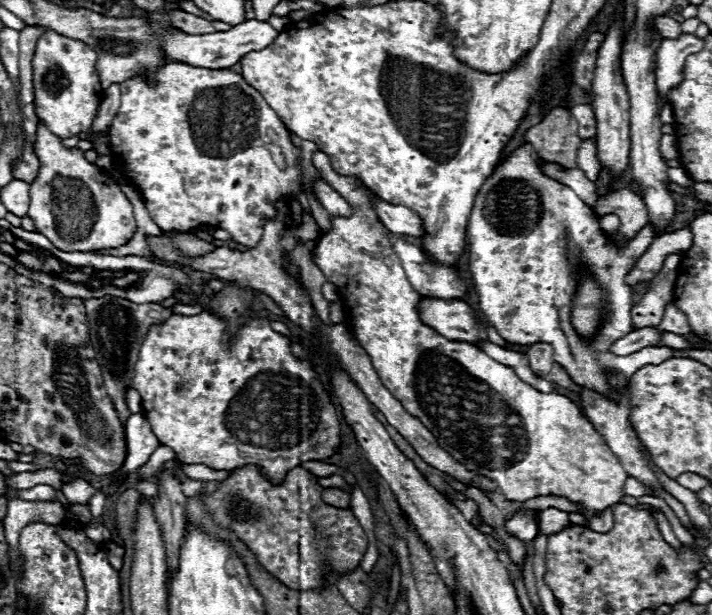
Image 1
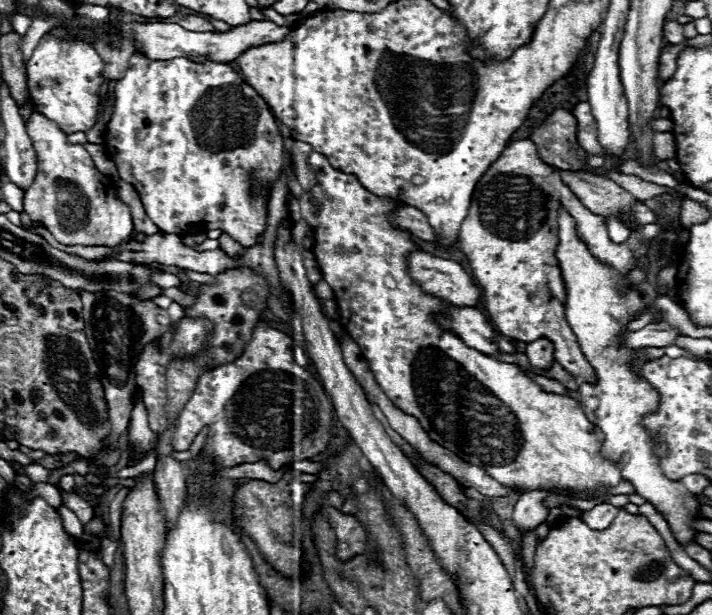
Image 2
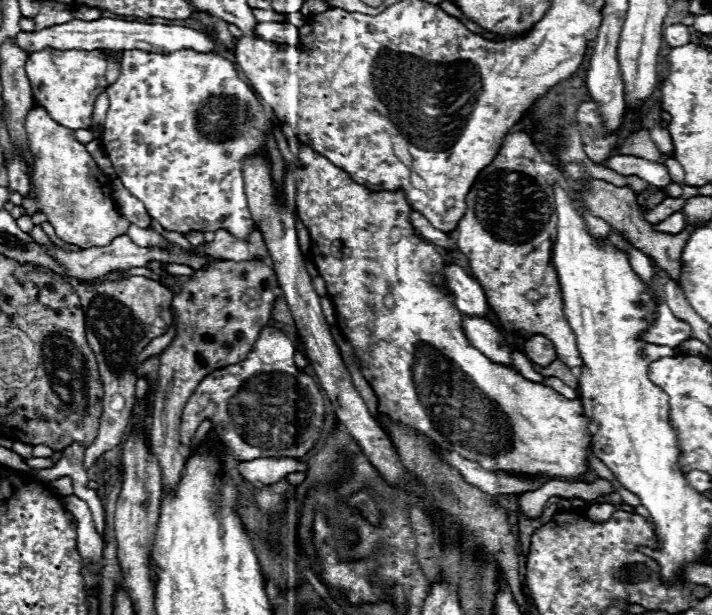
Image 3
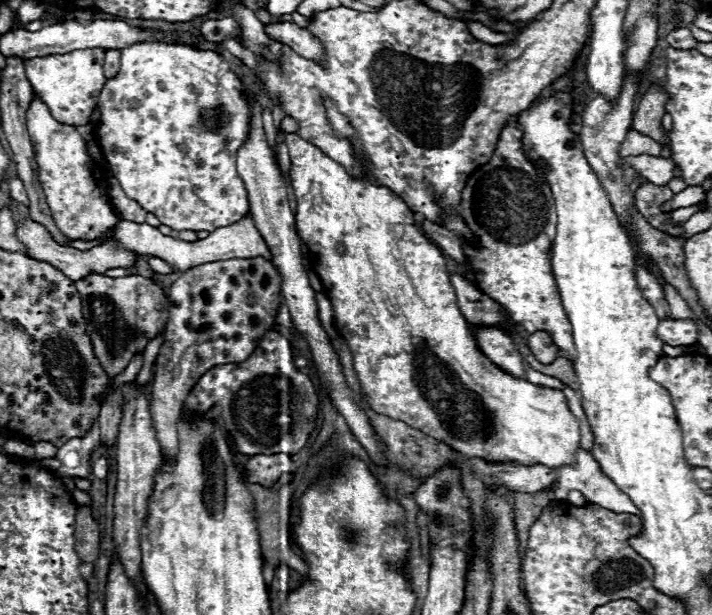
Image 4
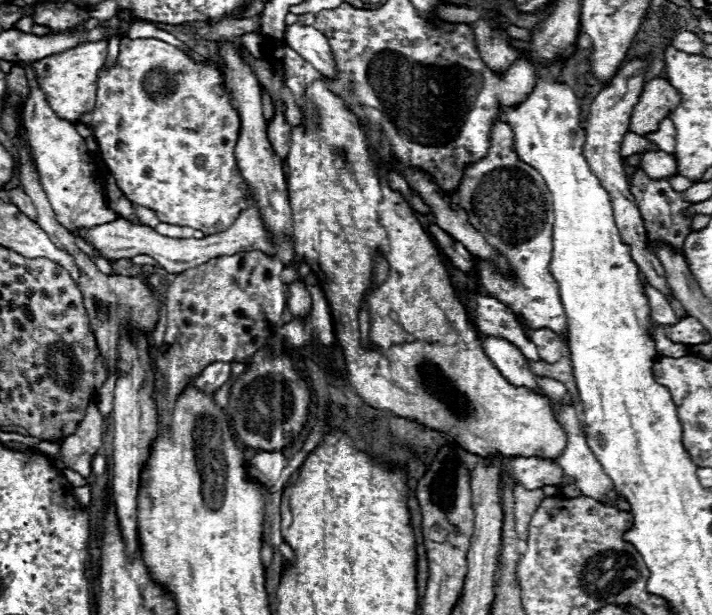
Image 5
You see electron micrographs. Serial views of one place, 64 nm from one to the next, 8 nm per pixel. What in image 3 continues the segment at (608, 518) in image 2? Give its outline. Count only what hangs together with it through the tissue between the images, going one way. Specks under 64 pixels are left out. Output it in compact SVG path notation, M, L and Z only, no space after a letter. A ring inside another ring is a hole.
M592 504L590 508L588 508L588 514L594 518L594 520L608 520L610 518L610 514L614 512L614 506L610 506L610 504Z

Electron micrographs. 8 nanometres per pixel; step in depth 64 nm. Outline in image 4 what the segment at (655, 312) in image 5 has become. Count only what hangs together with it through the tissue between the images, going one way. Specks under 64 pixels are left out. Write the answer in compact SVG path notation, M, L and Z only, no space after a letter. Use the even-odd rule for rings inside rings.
M636 256L636 276L640 280L640 288L644 288L644 296L648 296L648 302L652 304L652 308L656 308L656 316L658 320L664 320L670 316L670 308L668 302L664 298L664 290L662 286L652 278L652 274L642 266L640 258Z

